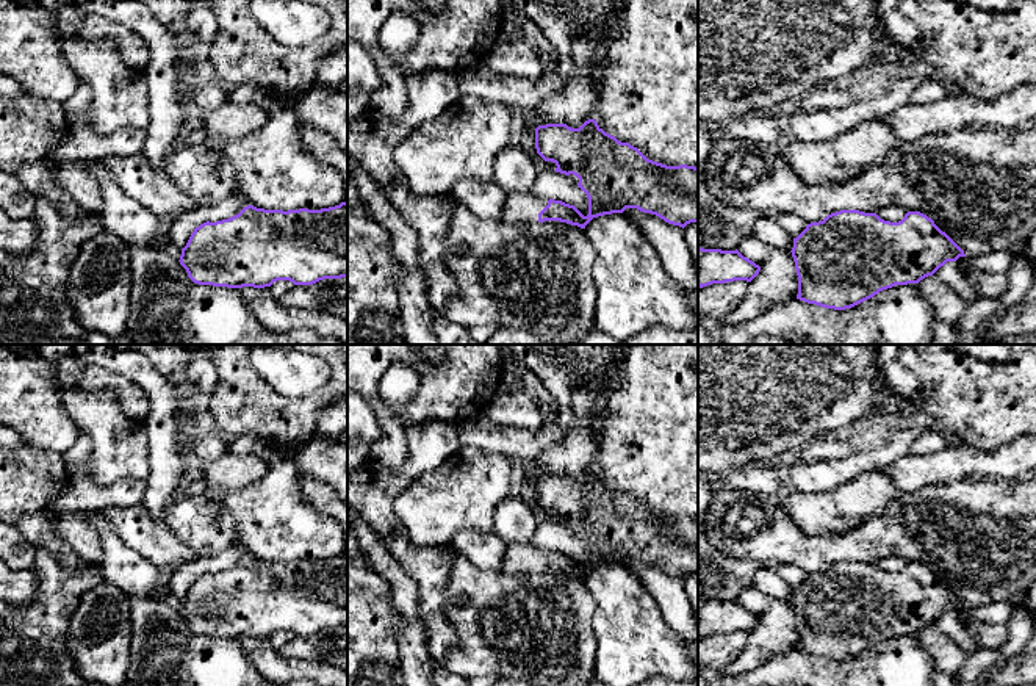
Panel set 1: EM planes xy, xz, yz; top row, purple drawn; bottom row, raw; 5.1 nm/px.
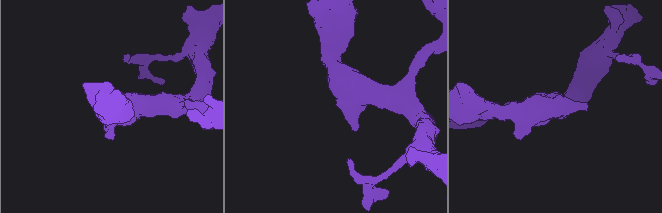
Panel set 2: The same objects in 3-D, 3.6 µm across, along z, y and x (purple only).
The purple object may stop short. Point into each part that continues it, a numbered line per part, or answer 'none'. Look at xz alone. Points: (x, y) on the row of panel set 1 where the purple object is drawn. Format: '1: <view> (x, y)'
1: xz (520, 207)

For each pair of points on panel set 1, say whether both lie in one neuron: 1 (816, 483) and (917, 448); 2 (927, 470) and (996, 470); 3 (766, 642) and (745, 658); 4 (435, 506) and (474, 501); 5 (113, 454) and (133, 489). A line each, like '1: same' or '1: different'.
1: different
2: same
3: same
4: same
5: different

